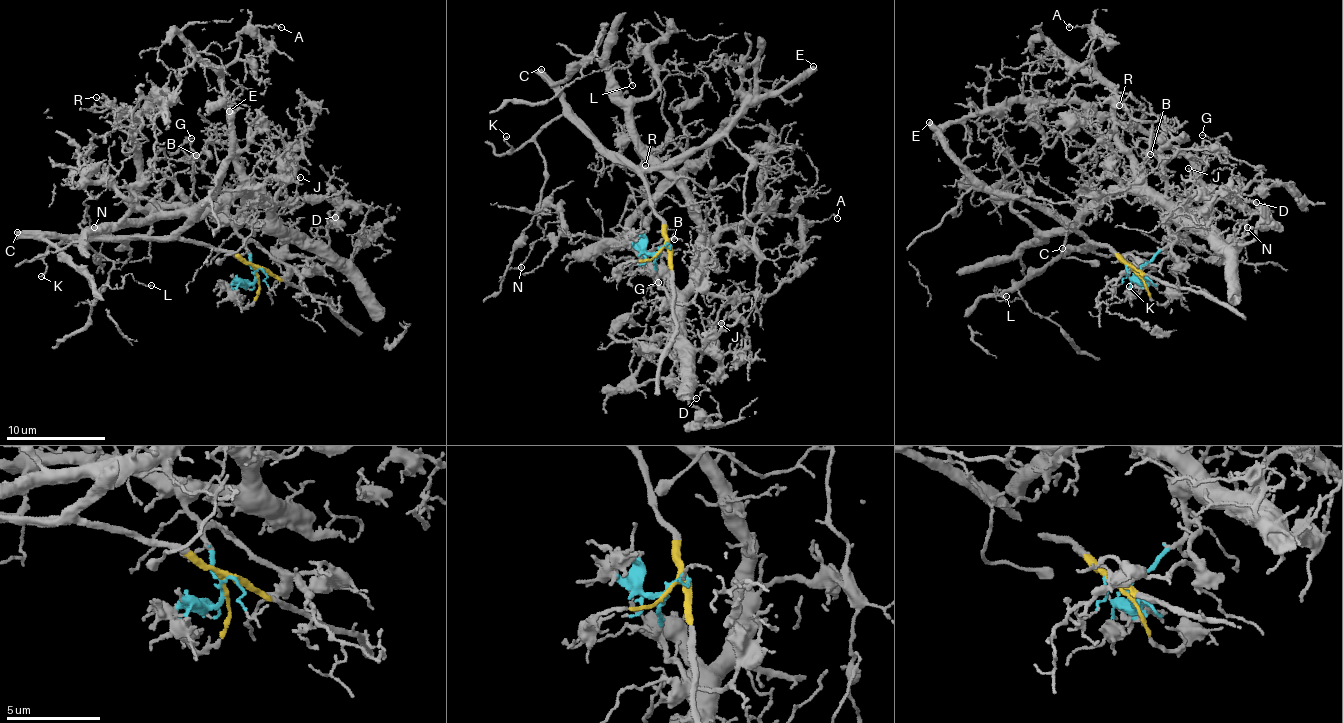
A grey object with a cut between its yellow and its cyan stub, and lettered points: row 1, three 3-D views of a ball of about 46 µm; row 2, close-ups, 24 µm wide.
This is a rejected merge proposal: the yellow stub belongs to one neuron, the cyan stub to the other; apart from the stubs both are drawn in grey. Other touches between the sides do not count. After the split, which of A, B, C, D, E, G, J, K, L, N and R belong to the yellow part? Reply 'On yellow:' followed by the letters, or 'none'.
On yellow: C, E, K, L

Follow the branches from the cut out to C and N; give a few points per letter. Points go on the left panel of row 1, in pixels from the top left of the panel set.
C: (255, 273), (211, 245), (184, 239), (16, 232)
N: (255, 273), (244, 238), (199, 209), (157, 209), (149, 231), (127, 239), (86, 232), (88, 206), (95, 228)

